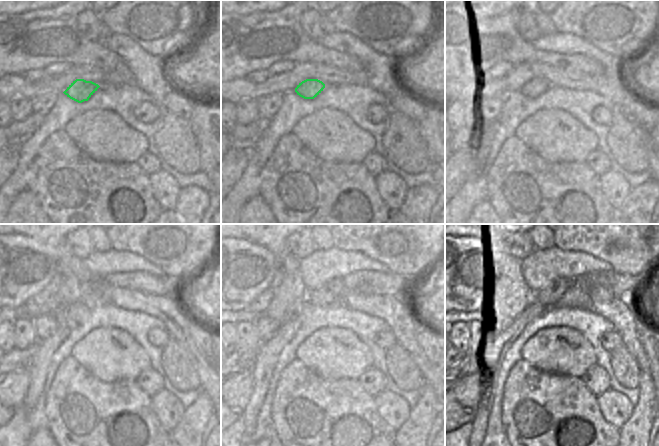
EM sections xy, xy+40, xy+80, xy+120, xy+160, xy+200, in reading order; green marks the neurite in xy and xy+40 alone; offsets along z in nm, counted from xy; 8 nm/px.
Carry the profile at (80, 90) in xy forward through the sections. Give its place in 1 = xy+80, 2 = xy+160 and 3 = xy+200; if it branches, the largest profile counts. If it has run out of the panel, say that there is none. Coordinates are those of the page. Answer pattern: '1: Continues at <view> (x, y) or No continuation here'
1: Continues at xy+80 (535, 87)
2: Continues at xy+160 (330, 294)
3: Continues at xy+200 (549, 296).

